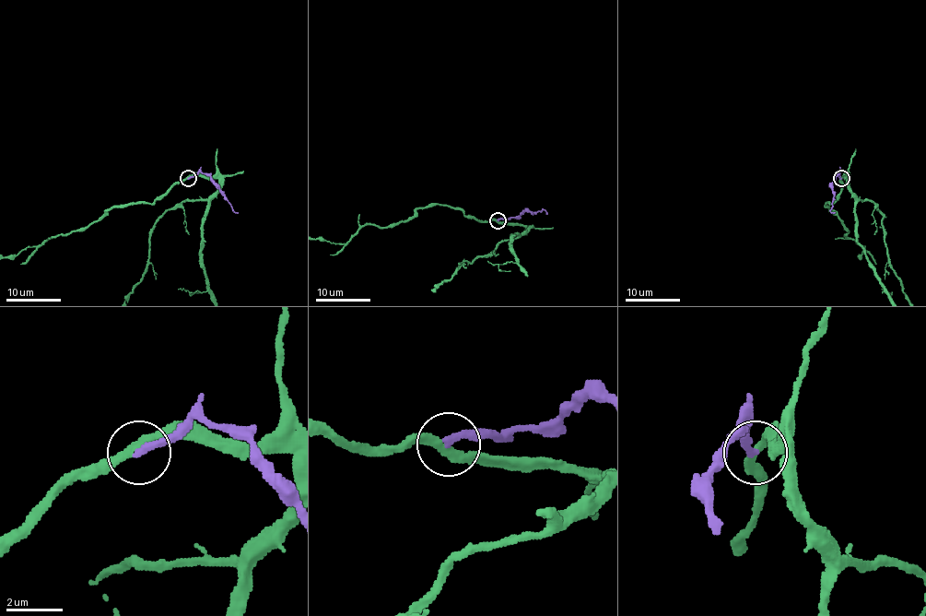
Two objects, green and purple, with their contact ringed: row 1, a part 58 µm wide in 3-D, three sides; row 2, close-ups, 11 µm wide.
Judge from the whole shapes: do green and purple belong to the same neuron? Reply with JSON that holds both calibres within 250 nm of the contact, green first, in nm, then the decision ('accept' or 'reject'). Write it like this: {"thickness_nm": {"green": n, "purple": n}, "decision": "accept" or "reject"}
{"thickness_nm": {"green": 280, "purple": 280}, "decision": "reject"}

